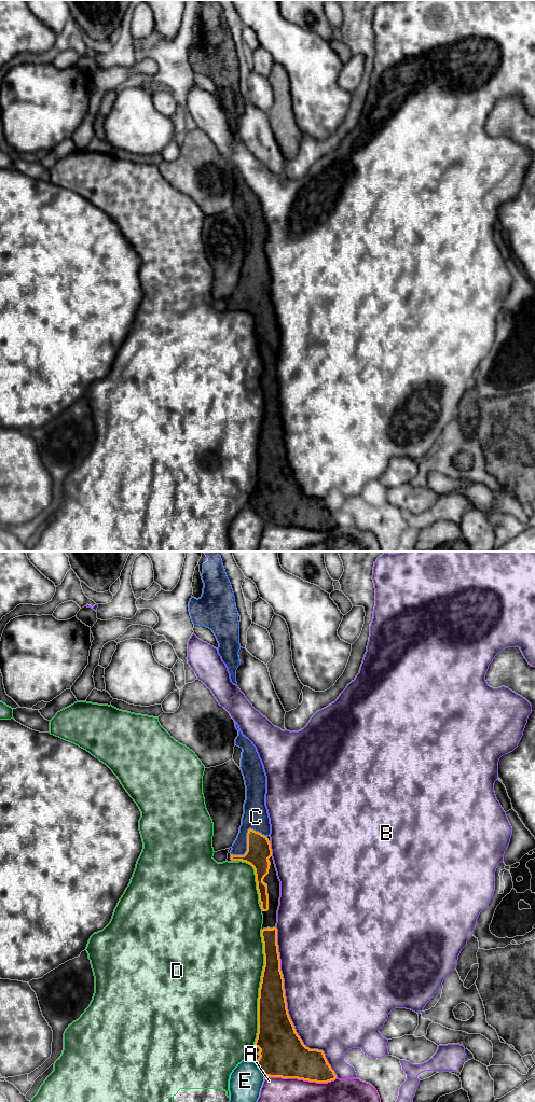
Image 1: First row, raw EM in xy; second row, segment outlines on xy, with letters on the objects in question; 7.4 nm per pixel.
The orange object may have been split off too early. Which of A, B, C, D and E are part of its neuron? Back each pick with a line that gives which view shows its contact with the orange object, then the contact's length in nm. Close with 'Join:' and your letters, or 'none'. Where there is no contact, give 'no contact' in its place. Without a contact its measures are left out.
C: meets orange in xy; contact 300 nm long
Join: C

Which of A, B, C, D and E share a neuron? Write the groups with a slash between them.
A / B / C / D / E

